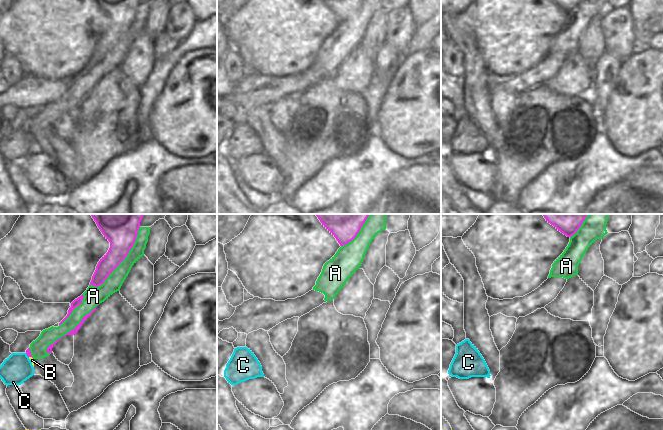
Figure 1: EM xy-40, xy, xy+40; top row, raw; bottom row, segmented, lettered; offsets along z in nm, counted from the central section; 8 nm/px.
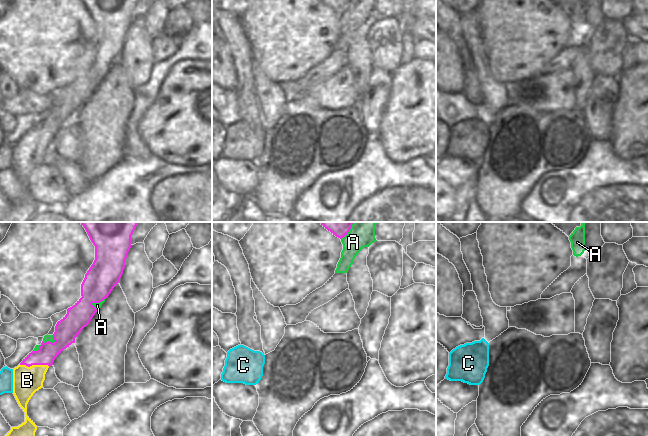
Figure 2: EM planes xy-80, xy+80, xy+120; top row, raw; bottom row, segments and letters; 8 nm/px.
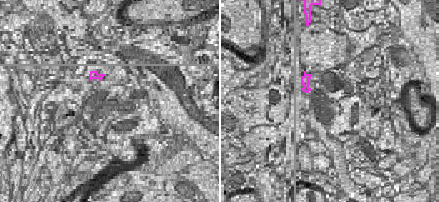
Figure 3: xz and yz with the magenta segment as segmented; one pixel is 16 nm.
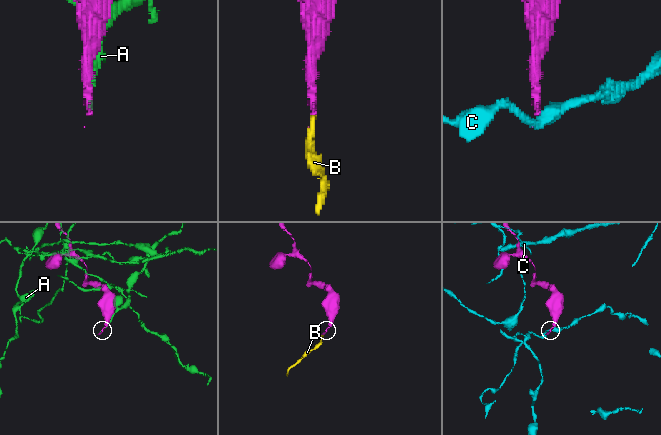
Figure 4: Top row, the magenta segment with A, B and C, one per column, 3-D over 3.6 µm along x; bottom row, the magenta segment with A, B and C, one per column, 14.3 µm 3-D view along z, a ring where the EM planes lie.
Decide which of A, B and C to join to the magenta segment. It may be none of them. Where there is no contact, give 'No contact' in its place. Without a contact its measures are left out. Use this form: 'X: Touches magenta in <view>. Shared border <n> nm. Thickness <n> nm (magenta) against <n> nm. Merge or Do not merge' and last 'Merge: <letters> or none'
A: Touches magenta in xy-40. Shared border 650 nm. Thickness 260 nm (magenta) against 140 nm. Do not merge
B: Touches magenta in xy-40. Shared border 40 nm. Thickness 40 nm (magenta) against 30 nm. Do not merge
C: Touches magenta in xy-40. Shared border 50 nm. Thickness 40 nm (magenta) against 240 nm. Do not merge
Merge: none

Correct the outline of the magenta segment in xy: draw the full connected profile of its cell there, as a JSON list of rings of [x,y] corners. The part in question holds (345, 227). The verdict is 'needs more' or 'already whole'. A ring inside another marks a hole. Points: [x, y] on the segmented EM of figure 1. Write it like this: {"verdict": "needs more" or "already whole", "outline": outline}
{"verdict": "already whole", "outline": [[[316,214],[322,225],[336,238],[340,246],[351,242],[370,214]]]}

